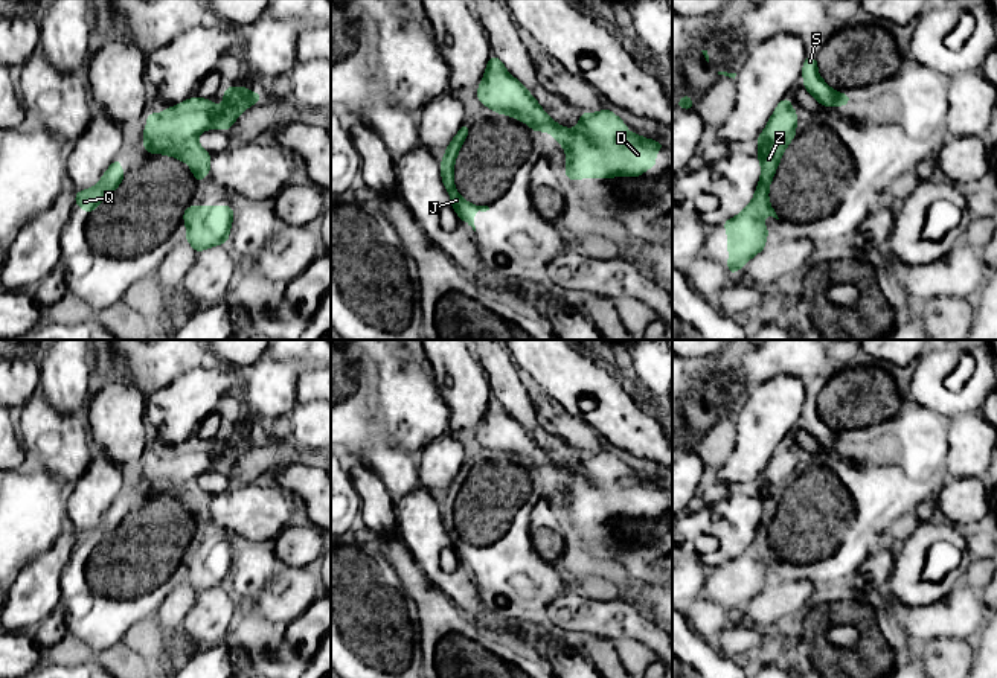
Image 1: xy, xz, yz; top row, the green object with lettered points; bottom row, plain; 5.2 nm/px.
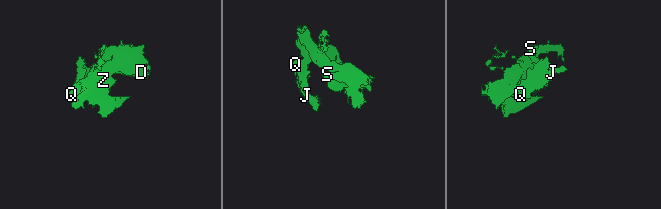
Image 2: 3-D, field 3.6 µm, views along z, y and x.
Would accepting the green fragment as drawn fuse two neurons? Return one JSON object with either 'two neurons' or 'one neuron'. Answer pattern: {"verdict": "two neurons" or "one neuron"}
{"verdict": "one neuron"}

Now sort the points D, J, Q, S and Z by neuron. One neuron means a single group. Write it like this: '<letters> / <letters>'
D J Q S Z

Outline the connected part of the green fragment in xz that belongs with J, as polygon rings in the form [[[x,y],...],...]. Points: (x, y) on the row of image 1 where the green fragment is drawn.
[[[462,123],[460,130],[457,131],[451,143],[445,148],[445,155],[441,162],[441,177],[442,177],[444,187],[447,189],[451,198],[451,207],[457,213],[459,221],[466,222],[476,232],[474,213],[477,210],[486,212],[489,210],[489,207],[468,203],[459,195],[459,192],[454,187],[454,162],[460,151],[462,143],[465,142],[470,133],[470,128],[471,126],[468,123]]]

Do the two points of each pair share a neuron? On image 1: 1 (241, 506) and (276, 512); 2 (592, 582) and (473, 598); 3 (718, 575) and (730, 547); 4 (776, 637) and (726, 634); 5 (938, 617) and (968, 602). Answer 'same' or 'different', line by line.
1: same
2: different
3: different
4: same
5: same

